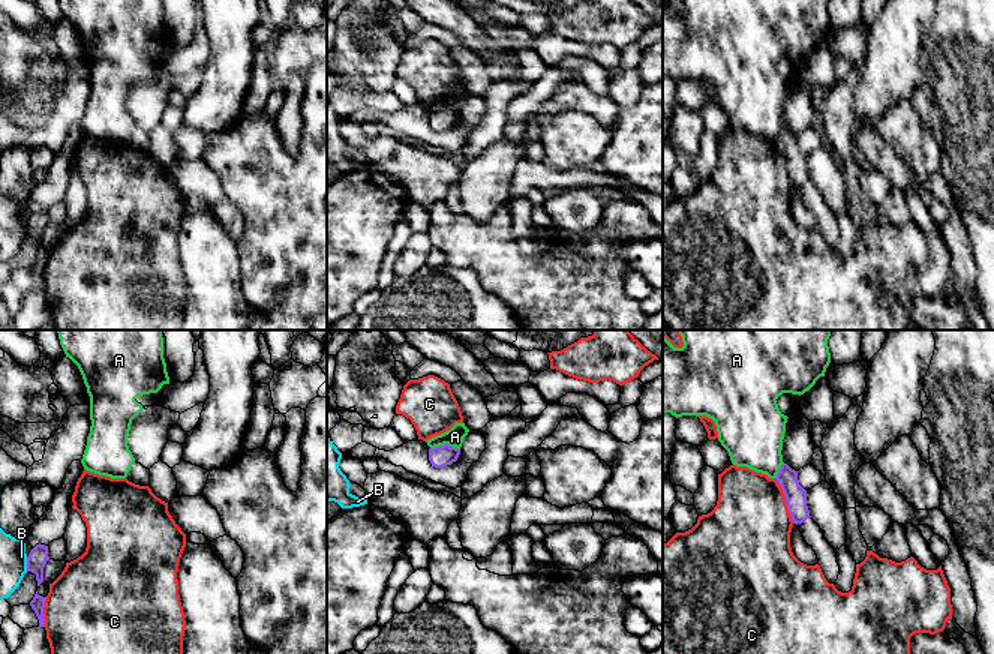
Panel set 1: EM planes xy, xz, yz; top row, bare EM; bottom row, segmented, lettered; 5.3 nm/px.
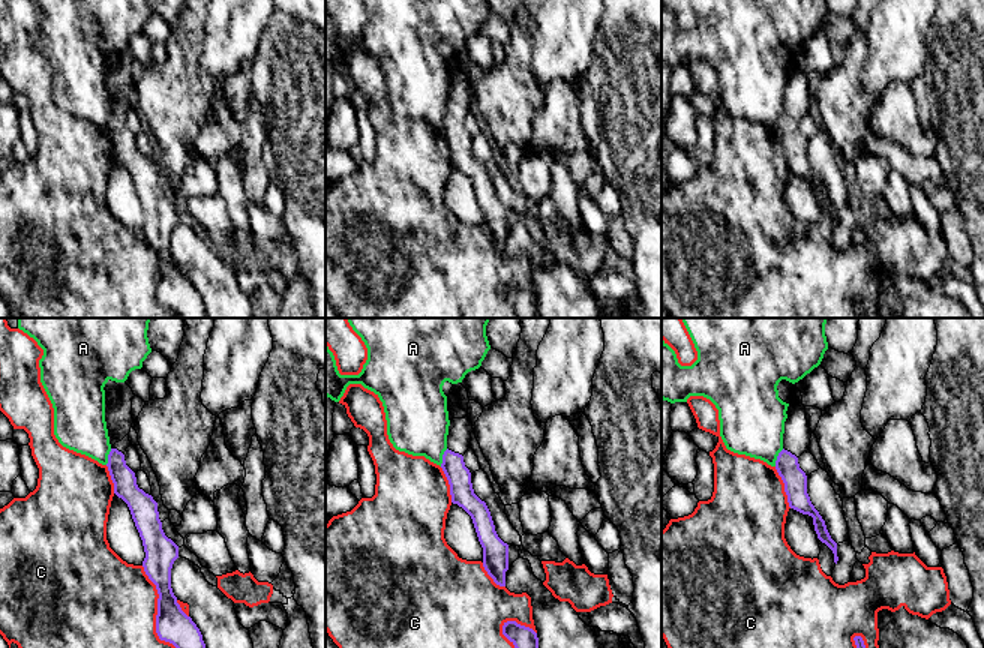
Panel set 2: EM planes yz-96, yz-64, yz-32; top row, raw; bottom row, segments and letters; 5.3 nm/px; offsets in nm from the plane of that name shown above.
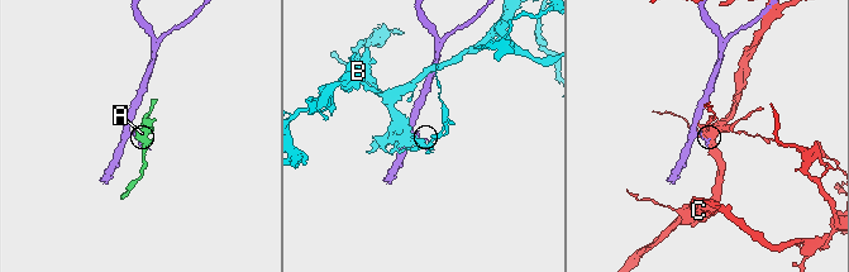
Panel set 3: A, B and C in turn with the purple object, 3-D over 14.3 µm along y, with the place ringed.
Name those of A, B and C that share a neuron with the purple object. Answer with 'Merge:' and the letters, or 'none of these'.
Merge: none of these

